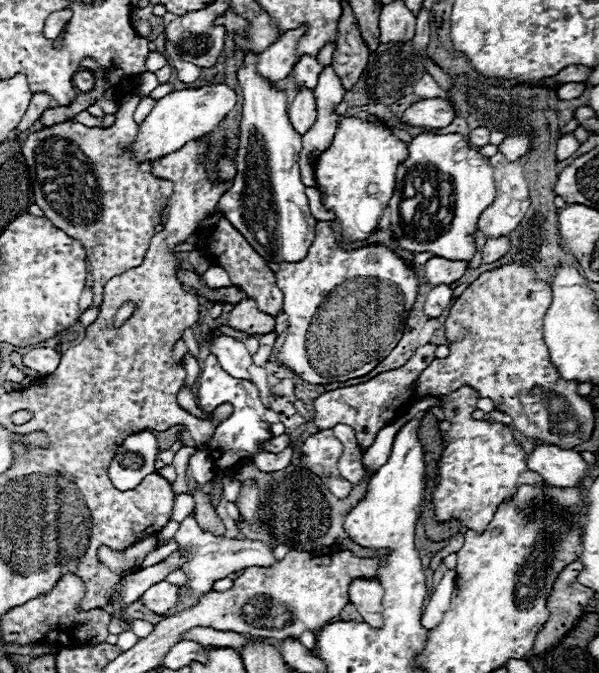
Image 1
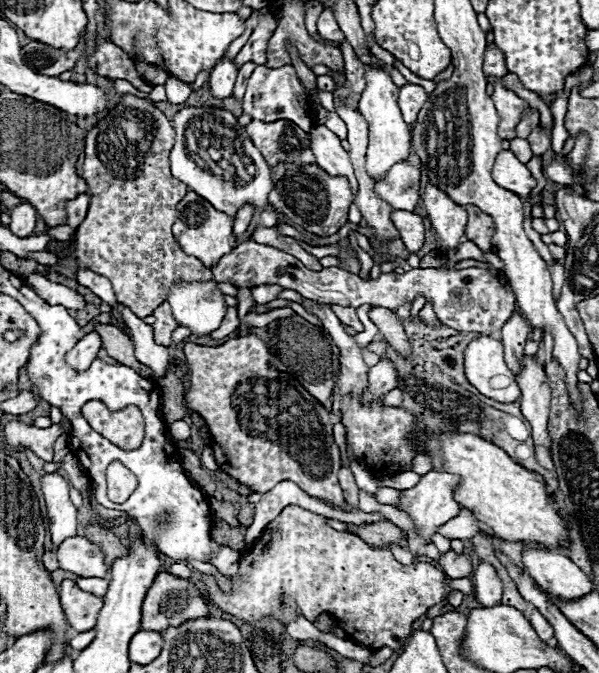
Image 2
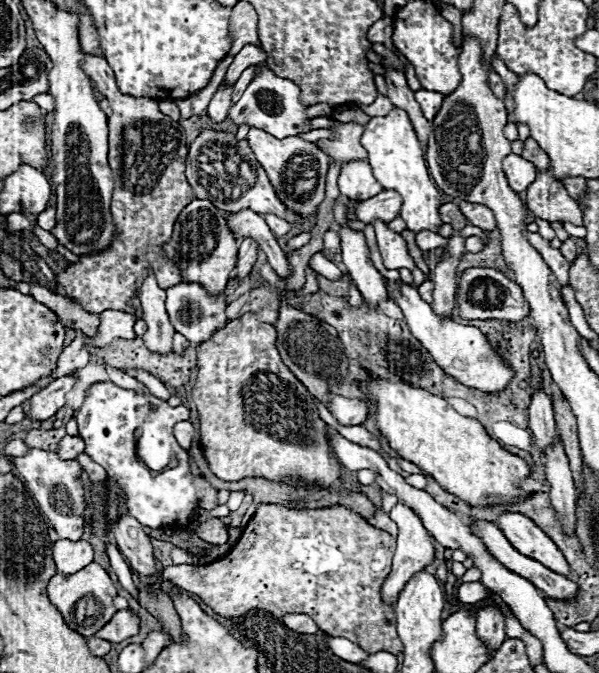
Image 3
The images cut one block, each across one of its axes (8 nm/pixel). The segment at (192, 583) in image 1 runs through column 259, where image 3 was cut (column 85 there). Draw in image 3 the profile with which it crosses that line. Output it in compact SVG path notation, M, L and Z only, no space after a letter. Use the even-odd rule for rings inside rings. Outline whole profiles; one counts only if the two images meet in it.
M58 540L52 546L52 554L58 572L62 574L74 574L94 560L94 550L86 540Z

